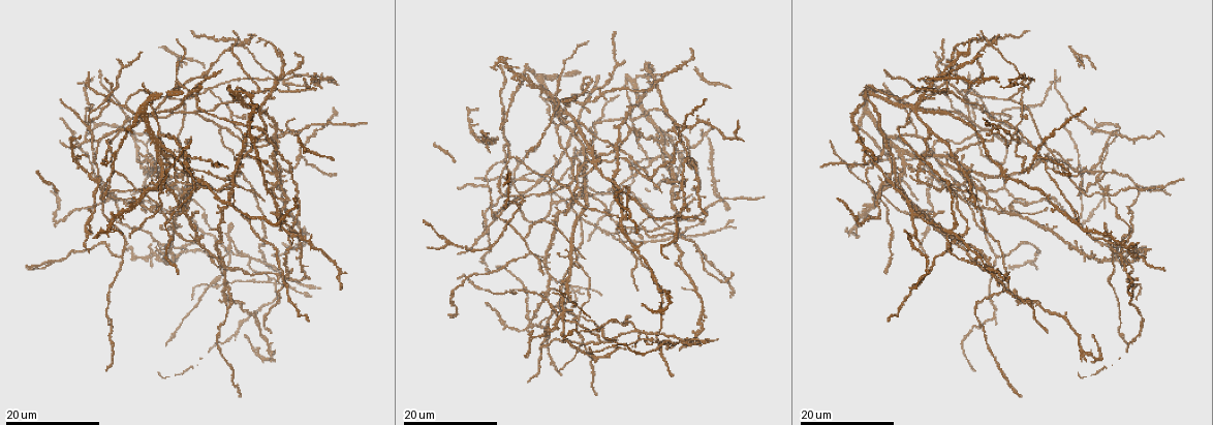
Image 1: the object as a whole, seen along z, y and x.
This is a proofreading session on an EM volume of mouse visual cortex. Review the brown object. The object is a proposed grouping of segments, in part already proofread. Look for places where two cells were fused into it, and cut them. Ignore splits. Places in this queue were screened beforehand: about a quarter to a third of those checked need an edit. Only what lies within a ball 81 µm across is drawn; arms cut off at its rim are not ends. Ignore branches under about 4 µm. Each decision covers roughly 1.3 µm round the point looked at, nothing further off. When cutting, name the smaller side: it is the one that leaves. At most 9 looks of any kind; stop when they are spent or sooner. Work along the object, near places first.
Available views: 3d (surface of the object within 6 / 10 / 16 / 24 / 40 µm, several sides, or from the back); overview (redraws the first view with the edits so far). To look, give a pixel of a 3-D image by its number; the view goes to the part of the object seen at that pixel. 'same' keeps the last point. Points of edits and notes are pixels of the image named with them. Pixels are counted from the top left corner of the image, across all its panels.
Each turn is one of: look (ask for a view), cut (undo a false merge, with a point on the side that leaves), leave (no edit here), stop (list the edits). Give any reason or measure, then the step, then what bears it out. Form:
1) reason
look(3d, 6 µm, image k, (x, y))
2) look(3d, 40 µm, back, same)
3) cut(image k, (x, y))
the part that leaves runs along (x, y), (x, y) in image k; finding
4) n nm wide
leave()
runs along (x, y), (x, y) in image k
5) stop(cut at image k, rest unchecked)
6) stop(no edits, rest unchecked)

look(3d, 24 µm, image 1, (558, 91))

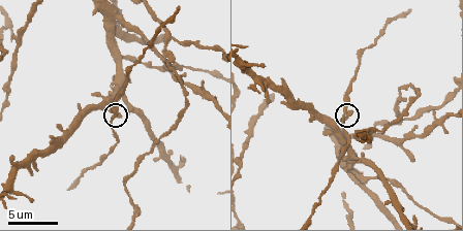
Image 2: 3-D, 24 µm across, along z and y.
look(3d, 6 µm, image 2, (343, 114))

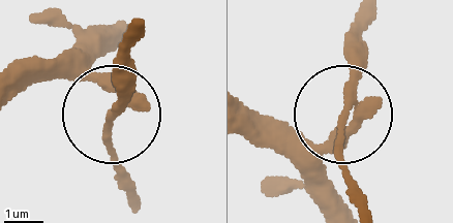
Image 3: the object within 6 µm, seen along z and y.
250 nm wide
leave()
runs along (338, 209), (319, 159), (348, 113), (348, 34) in image 3; all the same cell

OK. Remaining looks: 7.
three-way junction
look(3d, 16 µm, image 1, (927, 94))

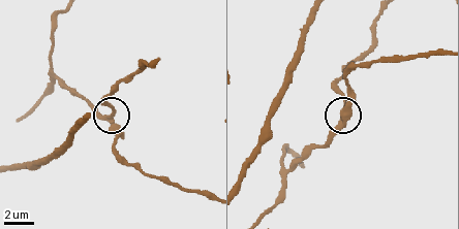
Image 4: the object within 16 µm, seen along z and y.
look(3d, 10 µm, image 4, (110, 116))

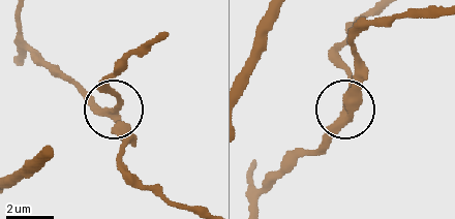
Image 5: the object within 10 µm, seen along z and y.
310 nm wide
leave()
runs along (20, 61), (30, 51), (113, 107), (119, 98), (107, 74) in image 5; one cell here

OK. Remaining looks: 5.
branch point
look(3d, 24 µm, image 1, (210, 89))

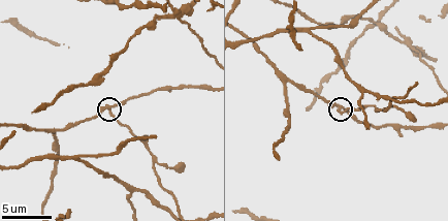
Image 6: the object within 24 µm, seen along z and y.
look(3d, 6 µm, image 6, (340, 112))

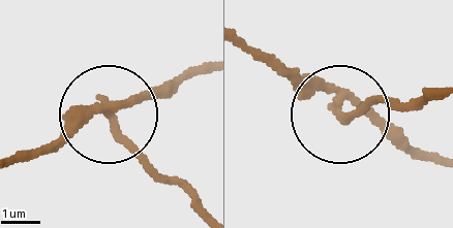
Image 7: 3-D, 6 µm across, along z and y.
side arm 33 µm
cut(image 7, (136, 156))
the part that leaves runs along (335, 101), (355, 111), (433, 101) in image 7; a second cell is stuck on

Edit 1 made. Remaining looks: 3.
see it whole again
look(overview)

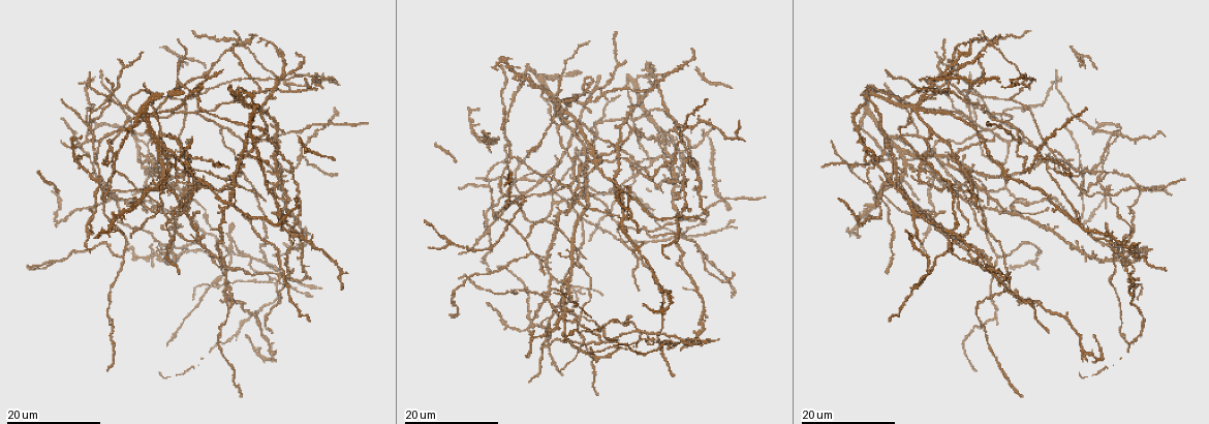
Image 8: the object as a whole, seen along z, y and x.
arms part here
look(3d, 16 µm, image 8, (1051, 151))

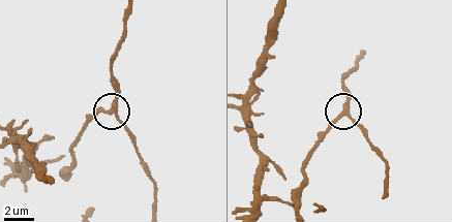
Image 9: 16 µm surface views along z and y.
look(3d, 10 µm, image 9, (344, 113))

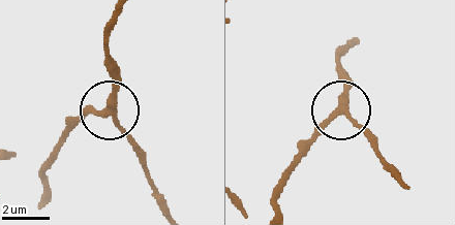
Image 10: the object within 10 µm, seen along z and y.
side arm 81 µm; 3 arms
leave()
continuous, no second cell

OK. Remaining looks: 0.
stop(cut at image 7, rest unchecked)

